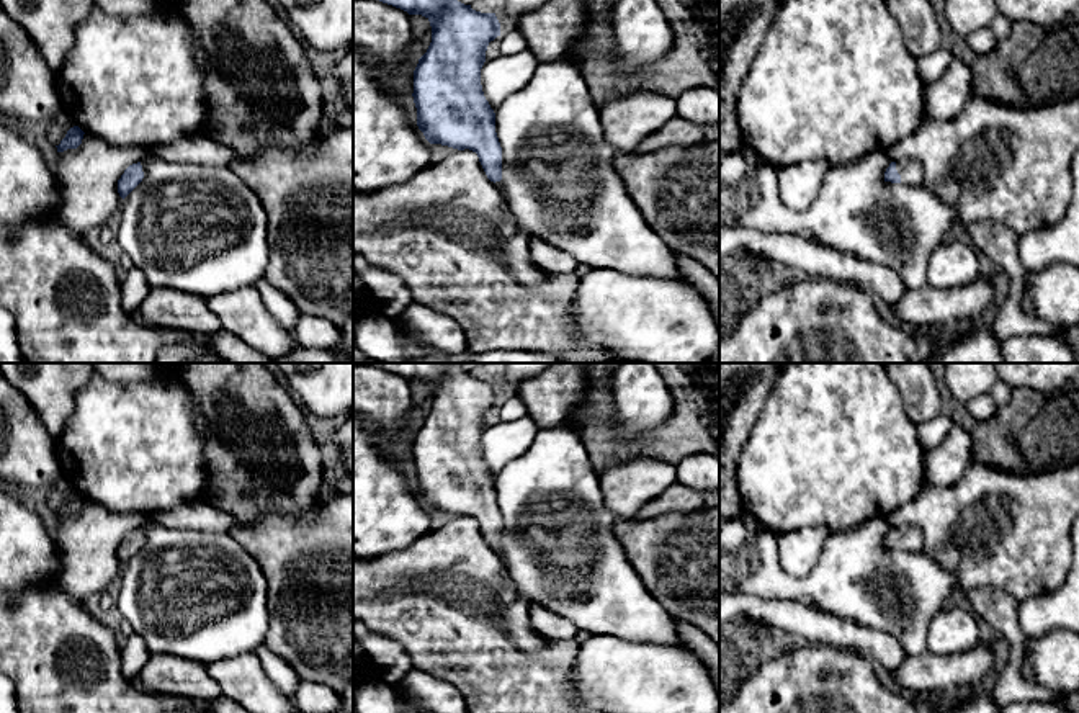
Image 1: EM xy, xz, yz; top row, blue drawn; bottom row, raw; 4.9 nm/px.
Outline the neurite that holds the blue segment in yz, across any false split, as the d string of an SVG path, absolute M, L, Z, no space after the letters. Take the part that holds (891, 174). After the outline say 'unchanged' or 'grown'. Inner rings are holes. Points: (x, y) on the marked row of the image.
M917 160L891 162L884 172L884 182L902 185L920 185L922 165Z; grown

